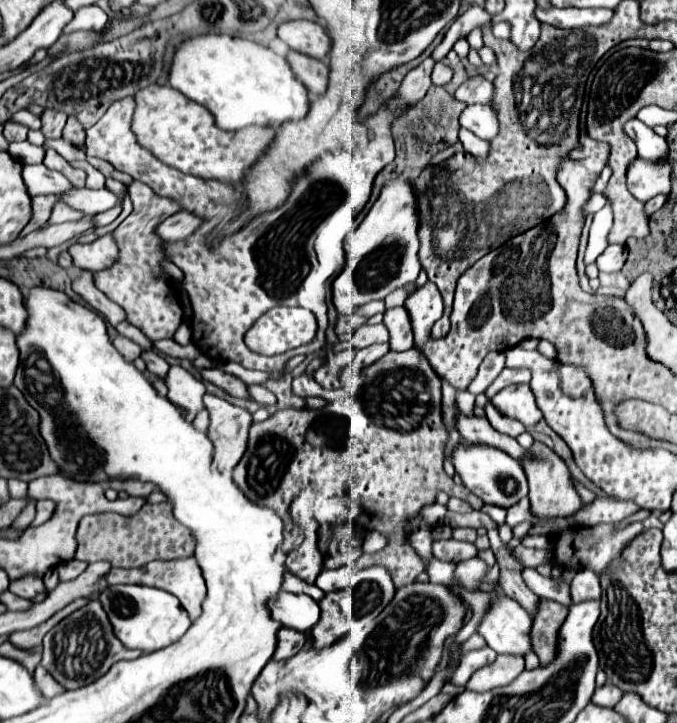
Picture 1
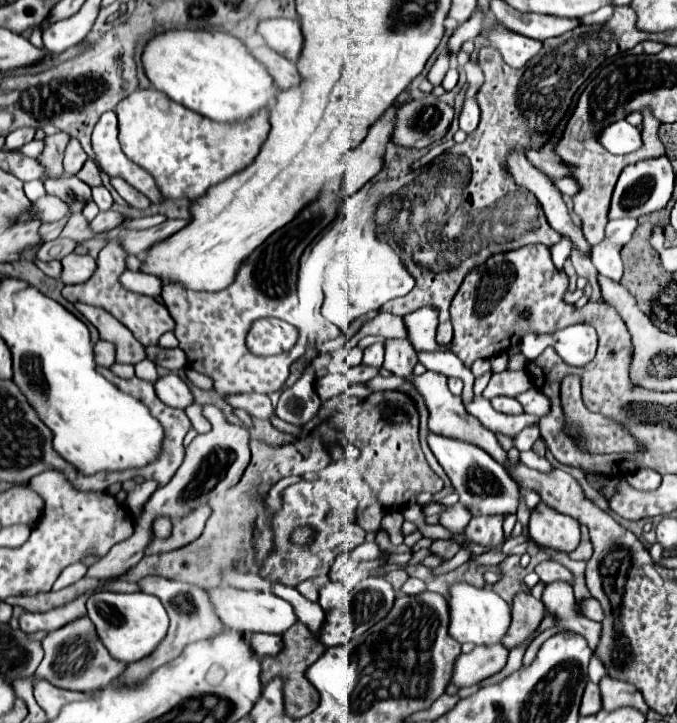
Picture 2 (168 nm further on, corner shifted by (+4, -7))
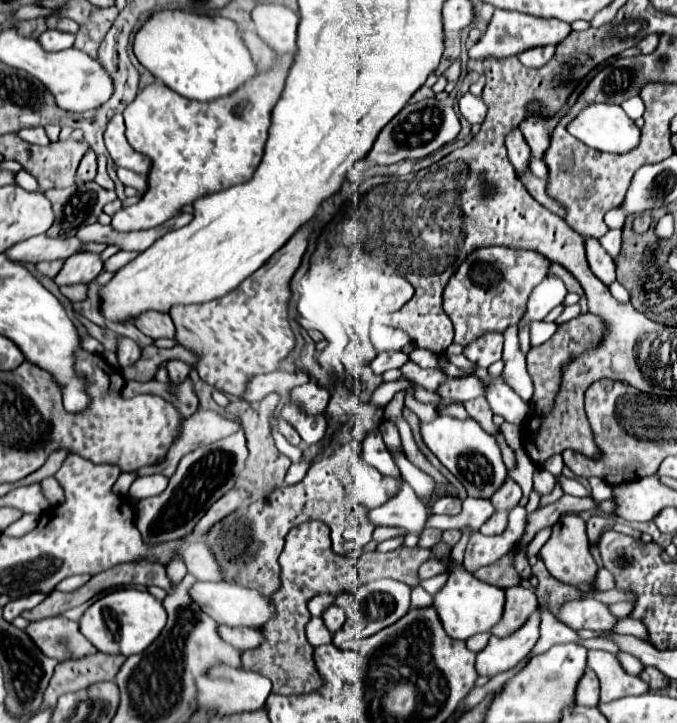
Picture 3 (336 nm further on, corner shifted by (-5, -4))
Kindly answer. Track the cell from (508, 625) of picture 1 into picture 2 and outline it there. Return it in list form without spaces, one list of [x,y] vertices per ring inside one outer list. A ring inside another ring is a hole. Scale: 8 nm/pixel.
[[[457,582],[449,588],[447,604],[449,604],[449,636],[461,644],[463,642],[471,642],[477,646],[499,644],[511,624],[509,604],[499,594],[487,588],[475,588],[471,584]]]

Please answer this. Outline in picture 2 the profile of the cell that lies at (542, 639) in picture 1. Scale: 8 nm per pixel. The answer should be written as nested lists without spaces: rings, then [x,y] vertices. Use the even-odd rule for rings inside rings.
[[[517,592],[511,606],[509,632],[503,636],[501,644],[509,650],[519,646],[533,634],[533,630],[539,626],[543,616],[545,616],[543,602],[535,600],[529,592]]]

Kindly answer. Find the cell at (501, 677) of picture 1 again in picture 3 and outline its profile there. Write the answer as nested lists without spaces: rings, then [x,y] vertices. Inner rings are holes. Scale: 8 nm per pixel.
[[[580,599],[580,601],[568,601],[558,609],[558,621],[576,629],[592,629],[592,631],[604,631],[612,629],[616,617],[610,615],[604,603],[594,599]]]

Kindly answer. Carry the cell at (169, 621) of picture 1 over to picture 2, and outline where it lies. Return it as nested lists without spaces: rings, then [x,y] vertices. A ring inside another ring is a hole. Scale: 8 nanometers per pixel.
[[[97,592],[87,600],[87,616],[93,620],[97,636],[109,654],[121,662],[135,662],[149,656],[165,638],[169,628],[169,616],[161,602],[155,596],[143,592]]]

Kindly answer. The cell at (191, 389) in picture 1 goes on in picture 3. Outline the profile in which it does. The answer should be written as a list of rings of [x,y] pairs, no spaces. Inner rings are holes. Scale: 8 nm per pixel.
[[[168,361],[166,369],[168,369],[168,375],[170,375],[170,381],[176,383],[176,385],[182,383],[188,377],[188,371],[190,371],[190,367],[182,361]]]

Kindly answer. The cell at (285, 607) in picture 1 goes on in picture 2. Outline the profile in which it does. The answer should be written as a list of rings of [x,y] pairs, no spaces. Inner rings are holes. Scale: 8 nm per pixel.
[[[217,586],[207,590],[213,610],[223,626],[239,630],[239,632],[269,632],[269,634],[283,634],[289,626],[297,622],[297,616],[289,602],[281,600],[271,592],[259,590],[239,590],[229,586]]]

